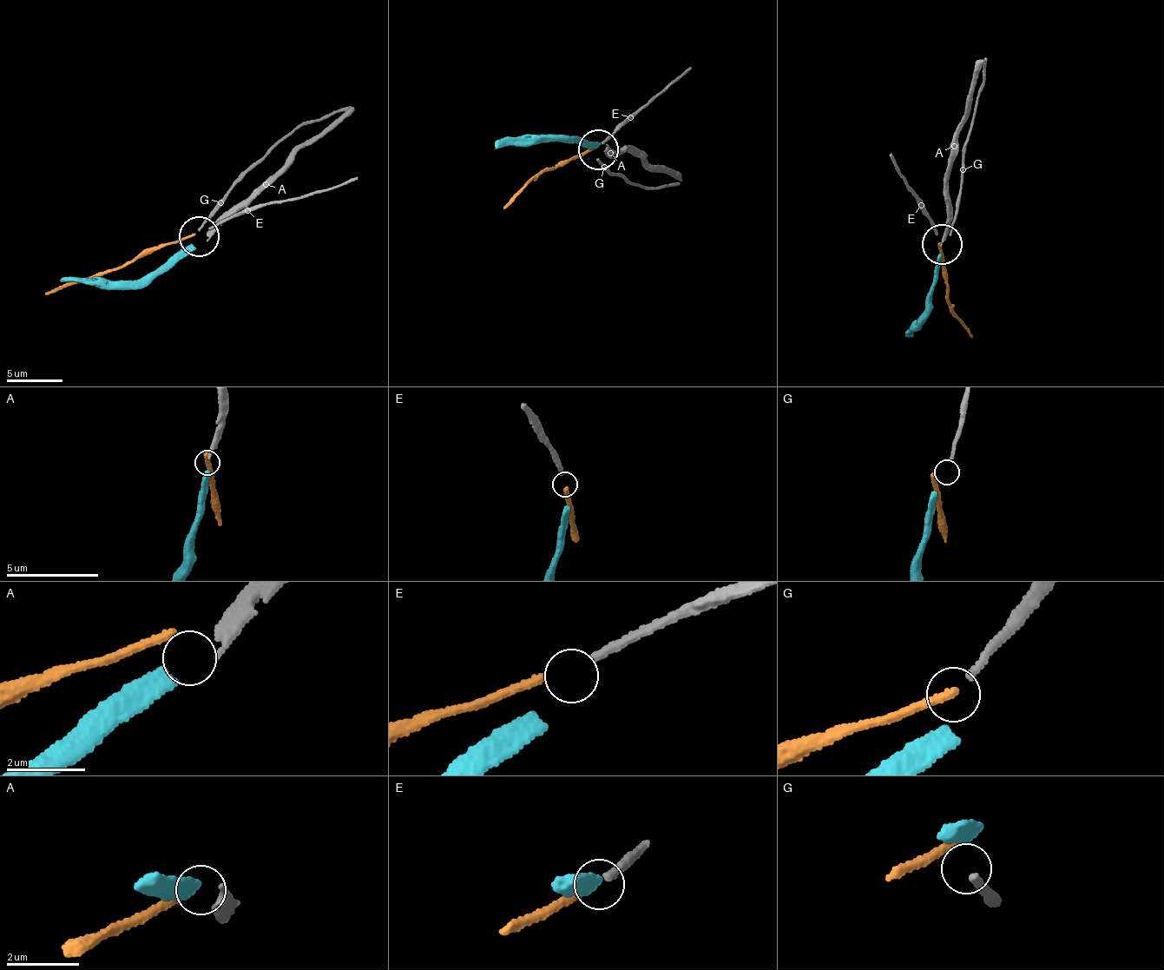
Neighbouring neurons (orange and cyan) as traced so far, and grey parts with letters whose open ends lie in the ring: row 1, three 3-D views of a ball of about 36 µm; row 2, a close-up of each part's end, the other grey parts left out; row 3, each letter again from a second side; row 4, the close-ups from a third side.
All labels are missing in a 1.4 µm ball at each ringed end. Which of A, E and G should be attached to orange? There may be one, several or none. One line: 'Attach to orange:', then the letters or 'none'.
Attach to orange: E

